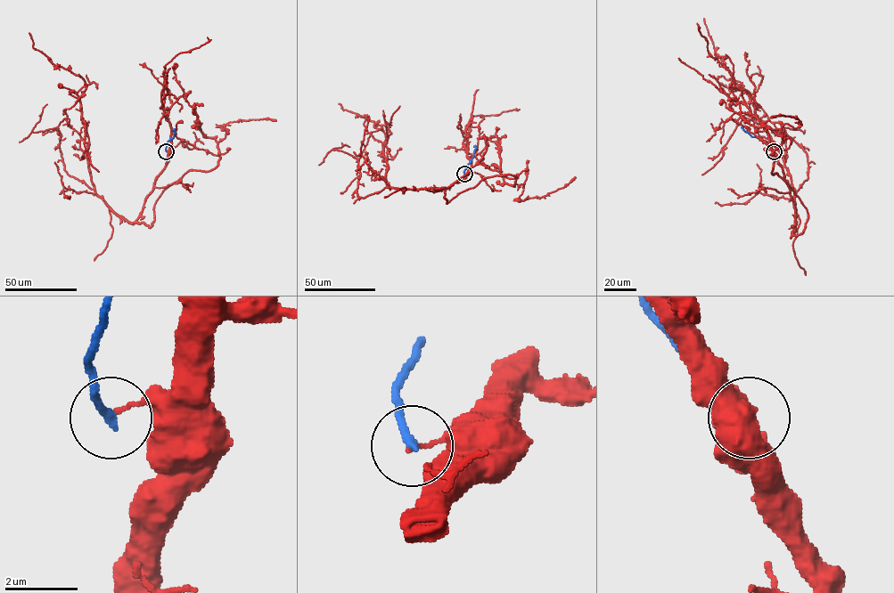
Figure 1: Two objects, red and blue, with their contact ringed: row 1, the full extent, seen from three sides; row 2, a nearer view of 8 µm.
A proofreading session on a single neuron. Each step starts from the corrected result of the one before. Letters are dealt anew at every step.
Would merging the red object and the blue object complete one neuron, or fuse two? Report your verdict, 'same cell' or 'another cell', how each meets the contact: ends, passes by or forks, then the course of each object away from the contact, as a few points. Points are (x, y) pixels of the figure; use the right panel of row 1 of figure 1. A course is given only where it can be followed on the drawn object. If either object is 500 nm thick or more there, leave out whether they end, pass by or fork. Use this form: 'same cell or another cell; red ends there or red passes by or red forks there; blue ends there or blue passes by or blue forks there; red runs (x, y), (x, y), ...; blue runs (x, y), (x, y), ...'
another cell; red ends there; blue ends there; red runs (774, 151), (794, 206), (793, 232), (794, 190), (783, 156), (755, 113), (749, 94), (716, 53), (703, 19); blue runs (774, 151), (767, 142), (751, 136), (742, 126)

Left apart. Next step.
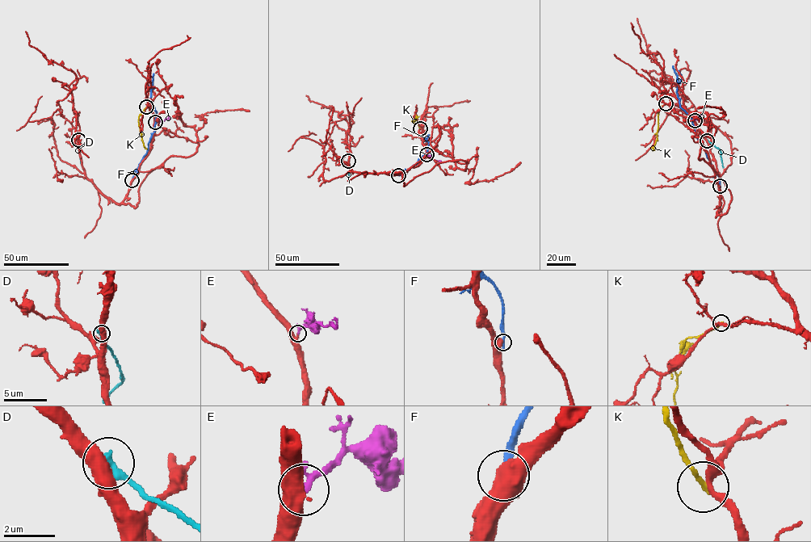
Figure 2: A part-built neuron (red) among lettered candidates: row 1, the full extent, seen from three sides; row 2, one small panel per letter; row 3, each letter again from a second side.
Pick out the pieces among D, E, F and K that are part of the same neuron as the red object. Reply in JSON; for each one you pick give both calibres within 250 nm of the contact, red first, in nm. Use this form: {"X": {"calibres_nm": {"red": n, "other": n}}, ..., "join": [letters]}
{"E": {"calibres_nm": {"red": 280, "other": 240}}, "join": ["E"]}

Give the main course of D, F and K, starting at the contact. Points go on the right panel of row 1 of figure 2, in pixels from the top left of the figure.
D: (707, 140), (719, 149), (723, 167)
F: (720, 186), (719, 177), (699, 141), (691, 118), (680, 106), (676, 93), (677, 75), (673, 65)
K: (666, 103), (657, 111), (657, 140), (653, 150)

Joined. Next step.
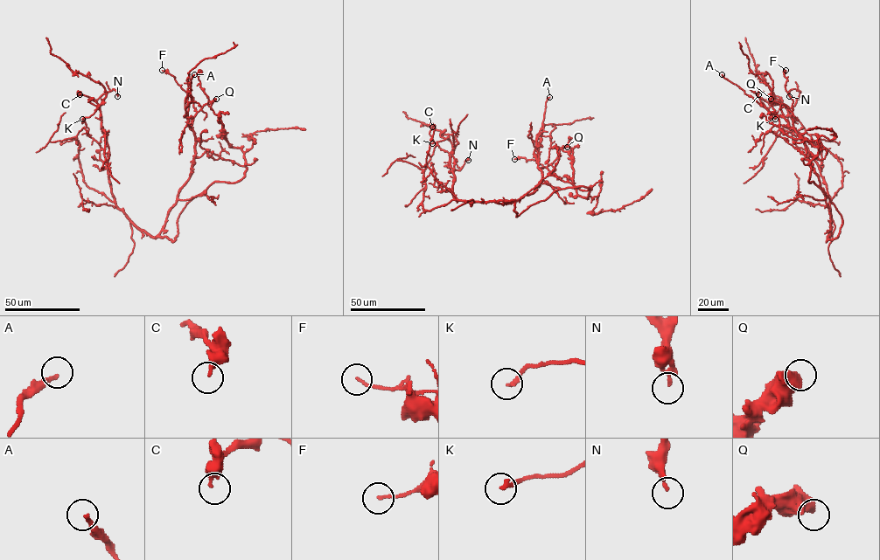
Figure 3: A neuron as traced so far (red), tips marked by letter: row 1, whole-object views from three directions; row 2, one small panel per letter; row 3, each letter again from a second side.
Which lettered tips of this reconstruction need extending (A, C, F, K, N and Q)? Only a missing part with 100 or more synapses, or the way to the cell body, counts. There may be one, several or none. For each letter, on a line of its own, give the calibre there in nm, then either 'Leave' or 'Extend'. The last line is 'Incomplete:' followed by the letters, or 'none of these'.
A: Thickness 240 nm. Leave
C: Thickness 300 nm. Leave
F: Thickness 110 nm. Leave
K: Thickness 200 nm. Leave
N: Thickness 200 nm. Leave
Q: Thickness 600 nm. Leave
Incomplete: none of these

